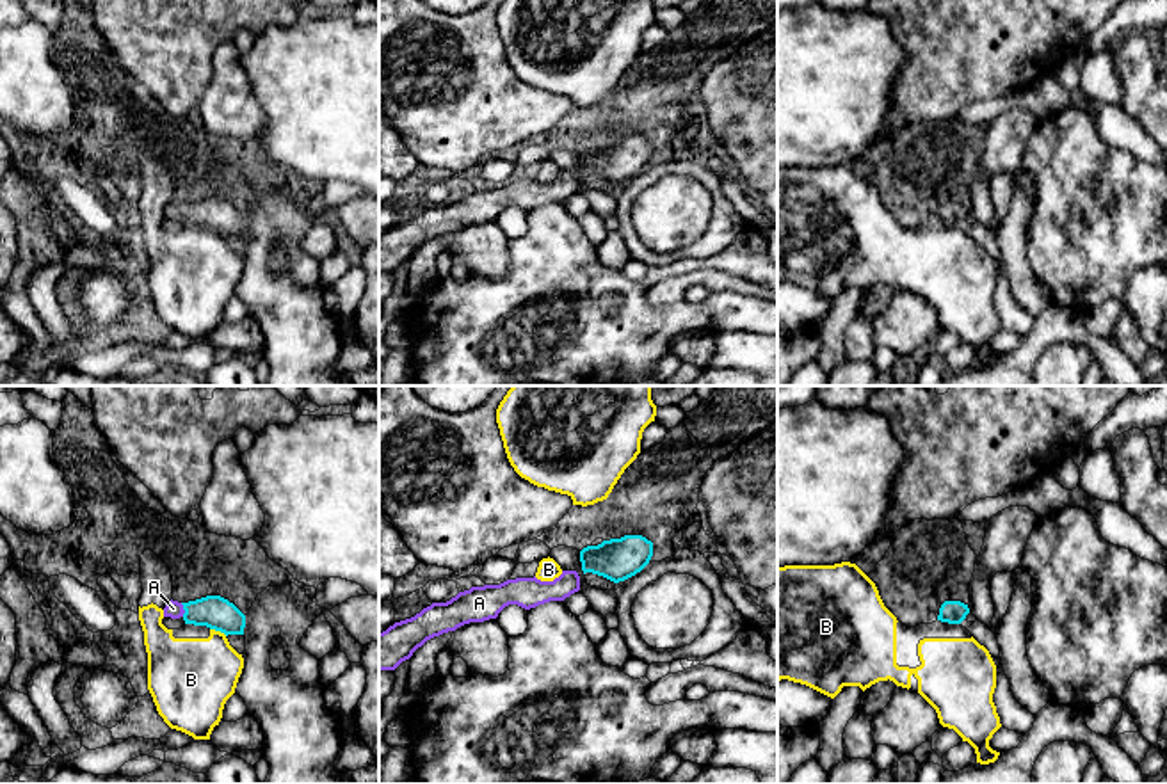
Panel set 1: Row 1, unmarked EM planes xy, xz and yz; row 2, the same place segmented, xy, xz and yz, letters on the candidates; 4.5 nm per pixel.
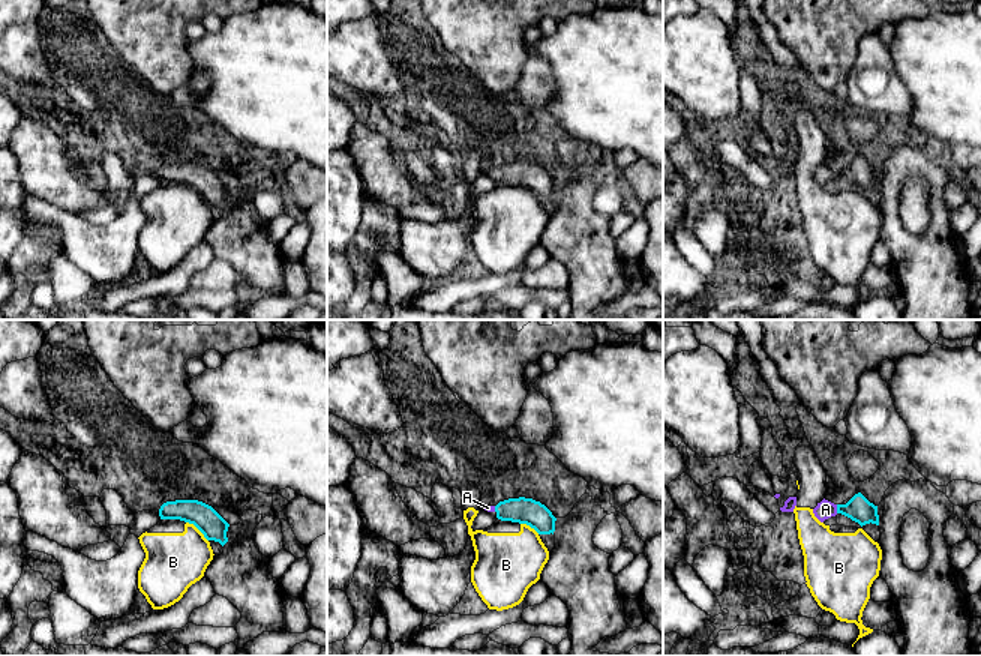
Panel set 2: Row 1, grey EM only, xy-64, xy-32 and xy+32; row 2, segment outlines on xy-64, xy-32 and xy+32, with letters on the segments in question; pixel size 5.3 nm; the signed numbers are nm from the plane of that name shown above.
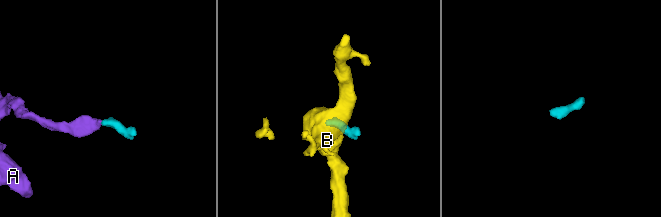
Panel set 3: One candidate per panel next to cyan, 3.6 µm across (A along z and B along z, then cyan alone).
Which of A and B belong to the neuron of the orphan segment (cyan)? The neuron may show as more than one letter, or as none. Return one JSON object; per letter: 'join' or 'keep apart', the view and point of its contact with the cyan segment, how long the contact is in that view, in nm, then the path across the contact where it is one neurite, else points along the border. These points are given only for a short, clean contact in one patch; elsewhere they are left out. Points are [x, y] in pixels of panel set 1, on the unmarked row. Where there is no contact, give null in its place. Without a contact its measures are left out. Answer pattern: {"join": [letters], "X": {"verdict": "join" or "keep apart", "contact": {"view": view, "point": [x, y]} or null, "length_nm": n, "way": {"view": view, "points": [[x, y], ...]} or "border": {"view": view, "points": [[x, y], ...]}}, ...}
{"join": ["A"], "A": {"verdict": "join", "contact": {"view": "xy", "point": [184, 210]}, "length_nm": 70, "way": {"view": "xy", "points": [[214, 214], [184, 210], [173, 210]]}}, "B": {"verdict": "keep apart", "contact": {"view": "xy", "point": [219, 232]}, "length_nm": 90, "border": {"view": "xy", "points": [[210, 230], [226, 237]]}}}

